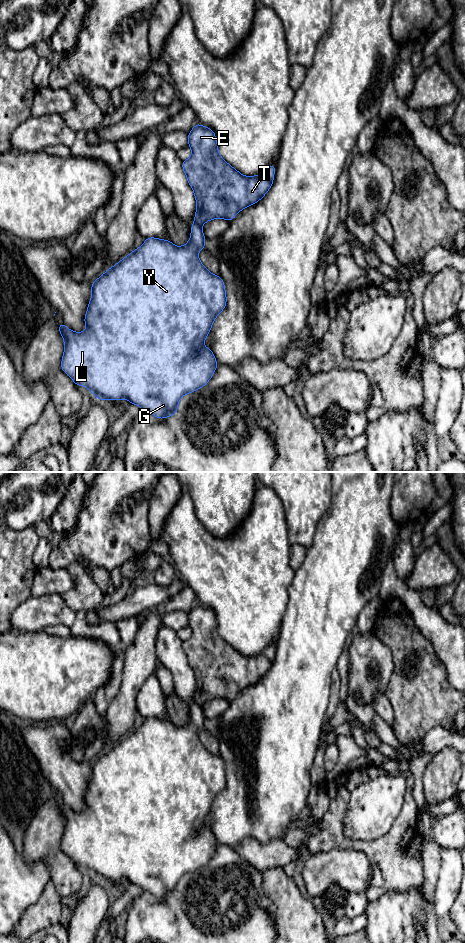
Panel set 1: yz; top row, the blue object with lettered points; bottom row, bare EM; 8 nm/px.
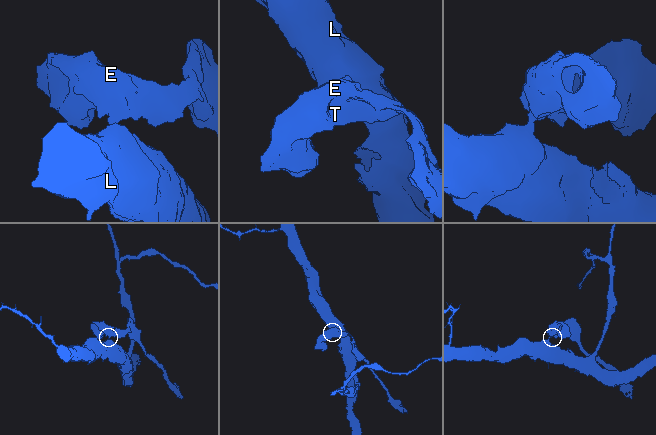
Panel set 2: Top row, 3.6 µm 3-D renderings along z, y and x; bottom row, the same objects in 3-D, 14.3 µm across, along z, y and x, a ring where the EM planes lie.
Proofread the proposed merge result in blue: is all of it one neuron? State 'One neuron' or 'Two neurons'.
Two neurons

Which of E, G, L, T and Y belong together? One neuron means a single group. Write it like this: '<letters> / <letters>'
E T / G L Y

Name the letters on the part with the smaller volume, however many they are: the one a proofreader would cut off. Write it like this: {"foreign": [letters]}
{"foreign": ["E", "T"]}

